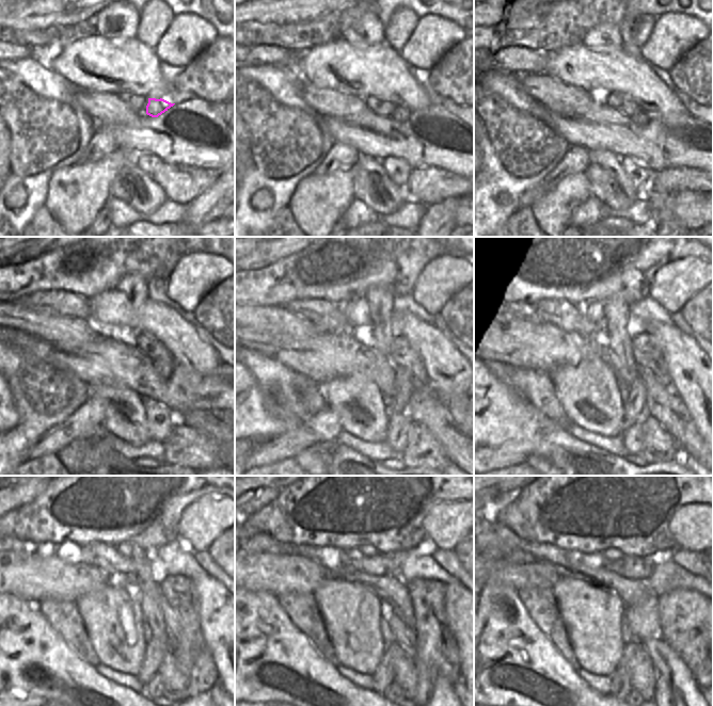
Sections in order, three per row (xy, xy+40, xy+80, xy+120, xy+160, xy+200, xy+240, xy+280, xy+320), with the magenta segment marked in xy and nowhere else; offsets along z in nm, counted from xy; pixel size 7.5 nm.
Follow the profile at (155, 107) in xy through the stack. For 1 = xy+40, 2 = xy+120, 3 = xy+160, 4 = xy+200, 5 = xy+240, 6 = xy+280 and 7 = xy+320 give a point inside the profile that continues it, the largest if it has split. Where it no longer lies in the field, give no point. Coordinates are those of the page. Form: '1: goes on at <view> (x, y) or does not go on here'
1: goes on at xy+40 (400, 114)
2: goes on at xy+120 (163, 368)
3: goes on at xy+160 (398, 402)
4: goes on at xy+200 (635, 407)
5: goes on at xy+240 (157, 647)
6: goes on at xy+280 (383, 676)
7: goes on at xy+320 (620, 684)

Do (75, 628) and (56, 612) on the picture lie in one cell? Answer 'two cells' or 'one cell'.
one cell

